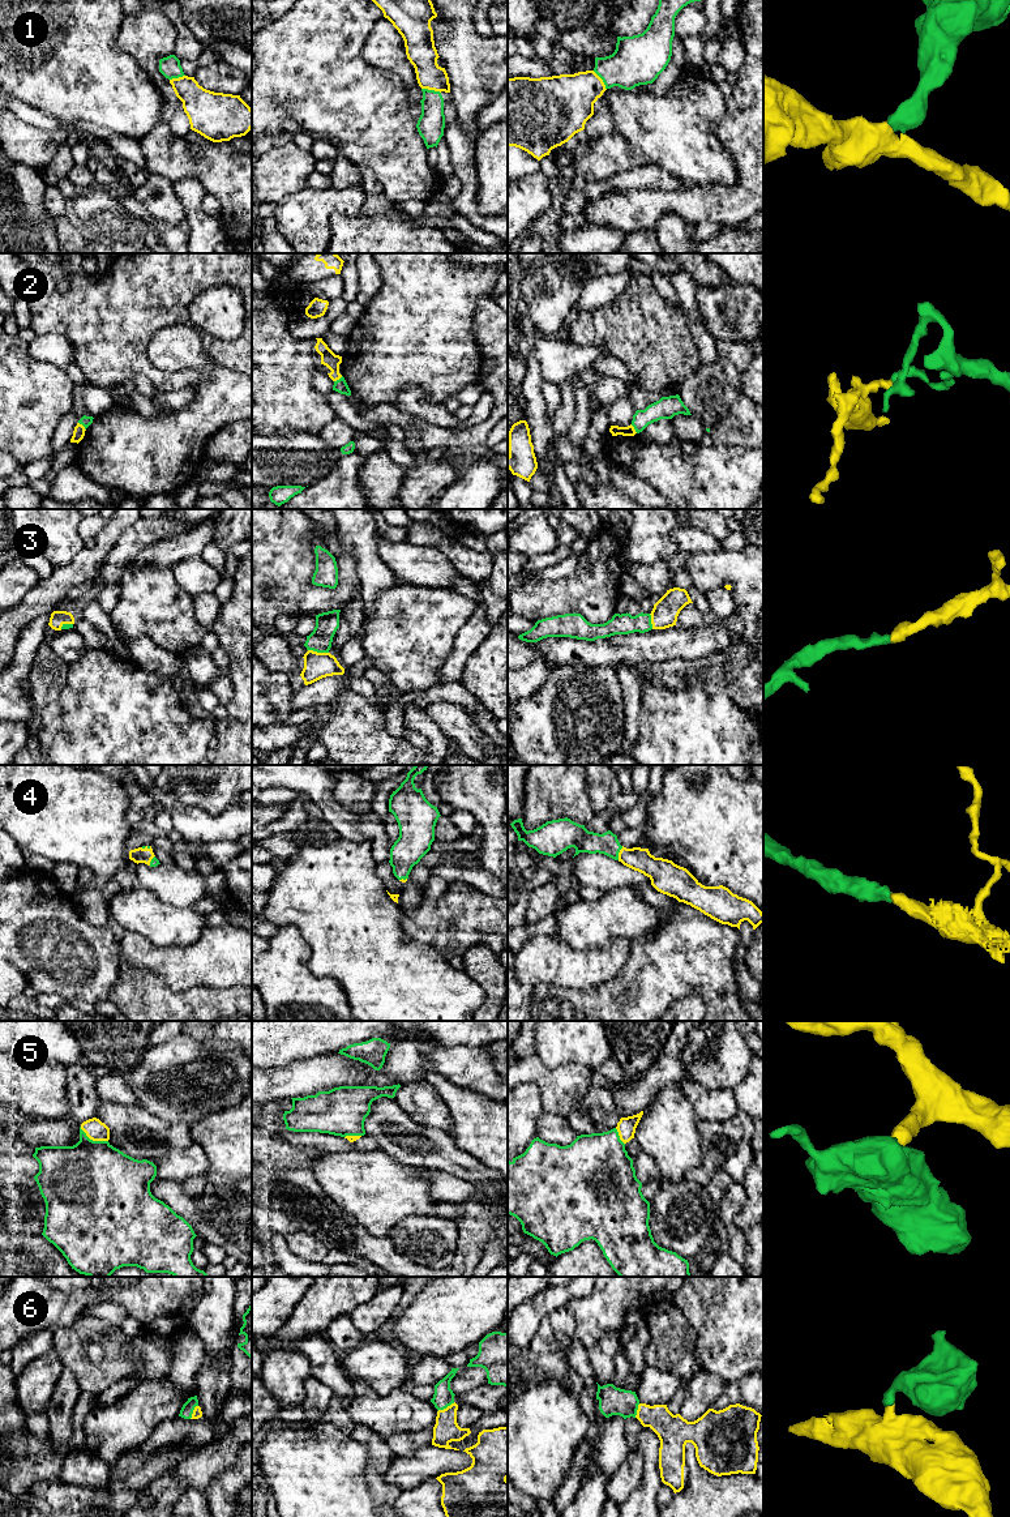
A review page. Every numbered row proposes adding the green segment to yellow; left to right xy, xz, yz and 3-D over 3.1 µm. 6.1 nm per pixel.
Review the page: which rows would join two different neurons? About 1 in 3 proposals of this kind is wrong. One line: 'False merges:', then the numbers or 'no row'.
False merges: 2

